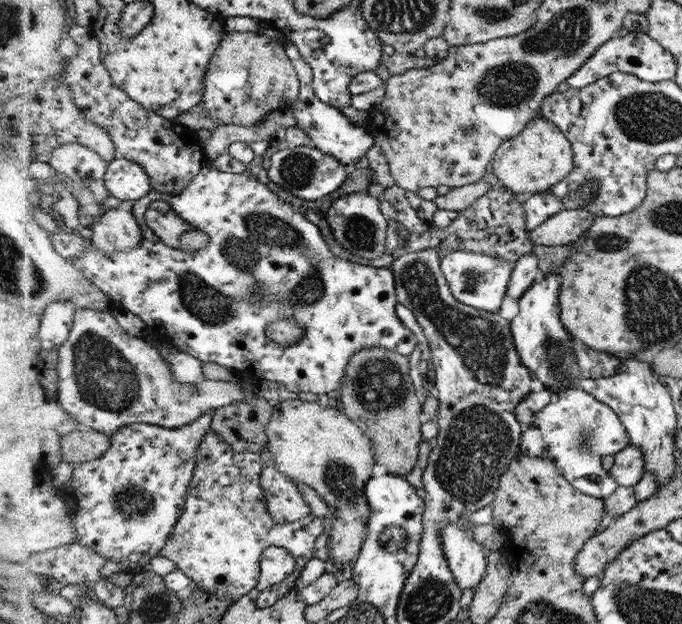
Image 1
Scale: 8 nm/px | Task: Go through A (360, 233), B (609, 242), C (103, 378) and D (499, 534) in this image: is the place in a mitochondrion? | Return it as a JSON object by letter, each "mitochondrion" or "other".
{"A":"mitochondrion","B":"mitochondrion","C":"mitochondrion","D":"other"}

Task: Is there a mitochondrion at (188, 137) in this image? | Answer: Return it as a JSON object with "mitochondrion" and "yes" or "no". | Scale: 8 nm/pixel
{"mitochondrion":"no"}

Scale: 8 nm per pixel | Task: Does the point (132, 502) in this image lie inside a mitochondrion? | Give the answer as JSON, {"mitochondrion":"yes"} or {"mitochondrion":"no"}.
{"mitochondrion":"yes"}

